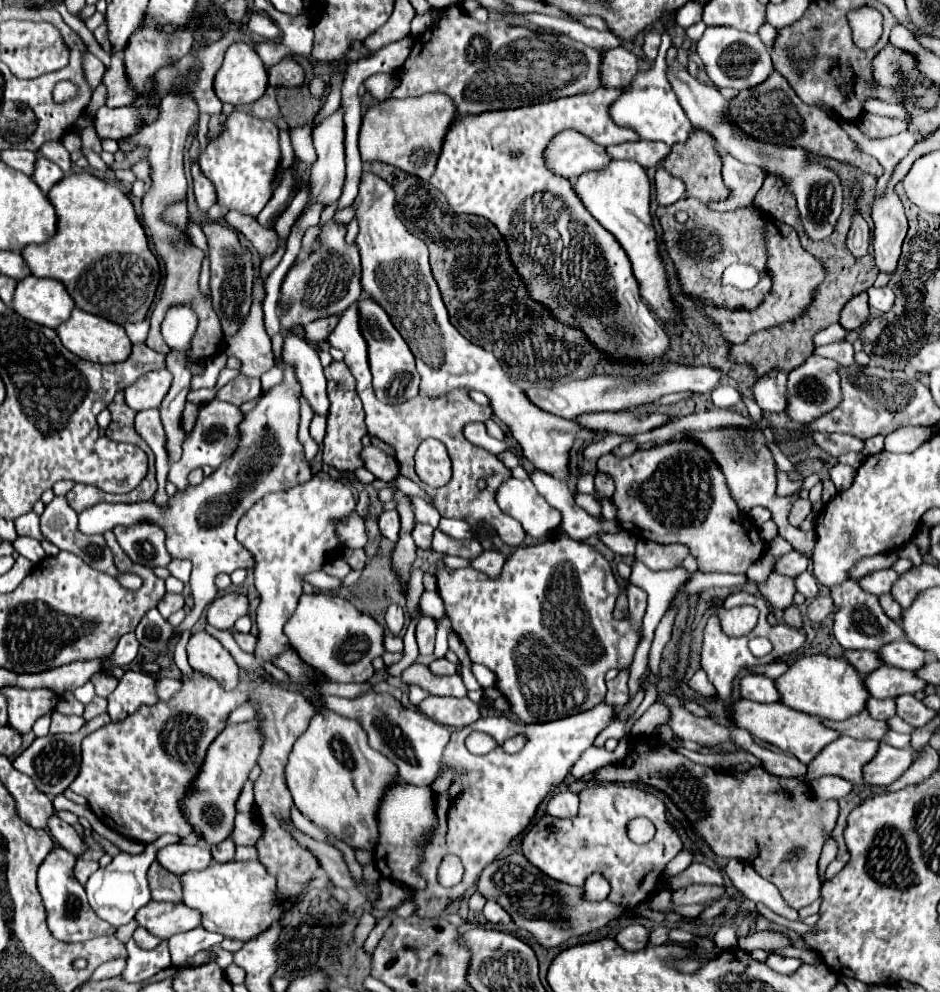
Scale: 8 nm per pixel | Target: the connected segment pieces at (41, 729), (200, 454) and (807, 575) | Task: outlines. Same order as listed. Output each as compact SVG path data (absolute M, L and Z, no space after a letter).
M49 712L49 714L45 714L45 716L41 716L41 718L39 718L35 722L32 730L36 737L43 737L49 734L51 714L52 712Z
M213 400L205 406L199 408L199 418L197 418L197 424L191 432L191 436L183 442L183 456L179 462L175 462L169 470L169 480L177 486L177 490L181 492L183 488L187 488L187 474L199 466L211 466L211 468L217 468L221 462L225 462L233 452L235 452L235 446L237 446L237 440L239 440L239 432L237 432L237 424L243 420L243 412L229 404L229 402L223 402L223 400Z
M803 572L801 576L797 576L795 584L797 584L797 590L799 590L807 600L813 600L813 598L817 596L817 592L819 592L817 580L815 580L815 576L813 576L811 572Z

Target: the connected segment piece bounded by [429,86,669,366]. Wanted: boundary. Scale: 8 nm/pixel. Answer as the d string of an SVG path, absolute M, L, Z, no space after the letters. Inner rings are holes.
M601 86L589 94L577 94L571 98L559 98L525 108L483 112L479 116L459 116L445 138L437 170L429 182L445 194L449 206L455 212L483 216L493 226L497 226L499 234L507 242L511 264L517 268L519 278L523 278L527 292L531 294L531 298L535 298L535 302L547 306L553 318L559 318L559 322L563 322L565 326L579 326L579 330L589 334L593 346L599 346L599 350L603 350L603 354L607 354L611 362L641 362L645 366L653 366L657 360L665 358L669 350L669 336L639 296L639 284L631 272L631 262L625 250L615 240L615 236L589 214L589 210L575 194L573 184L567 178L553 174L545 162L545 150L551 138L569 128L583 132L589 139L605 147L639 140L639 136L635 136L635 130L617 126L609 118L609 106L619 94L623 94L621 88ZM535 194L551 194L563 202L563 206L569 210L569 216L573 218L567 226L567 232L557 230L555 218L541 220L541 216L535 218L533 212L523 212L521 204L531 200Z

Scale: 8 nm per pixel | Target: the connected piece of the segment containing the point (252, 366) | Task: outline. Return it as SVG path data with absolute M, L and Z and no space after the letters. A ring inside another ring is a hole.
M257 278L253 288L253 306L243 322L241 330L233 338L225 338L225 352L243 362L241 374L249 378L261 378L263 372L271 370L275 360L271 354L271 340L263 328L263 278Z

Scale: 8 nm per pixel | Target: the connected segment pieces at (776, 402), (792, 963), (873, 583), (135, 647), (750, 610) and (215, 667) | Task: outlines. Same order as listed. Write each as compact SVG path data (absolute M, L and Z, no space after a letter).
M773 370L769 376L763 376L753 386L753 394L761 410L769 410L777 414L785 412L787 408L787 372Z
M769 954L767 966L773 968L775 972L781 972L781 974L793 974L801 966L801 960L799 958L785 958L779 954Z
M879 570L879 572L873 572L871 576L865 576L861 586L871 594L875 592L877 596L881 596L891 590L891 586L895 584L897 578L899 578L899 574L895 570Z
M133 632L124 634L119 639L119 644L111 656L111 662L105 664L105 668L111 666L127 666L129 662L133 662L133 658L137 656L139 650L139 642Z
M715 598L713 606L715 606L715 616L719 618L719 624L722 626L721 630L728 636L745 636L758 622L759 610L755 606L737 606L726 610L721 598Z
M205 630L191 634L187 644L187 658L193 670L217 680L225 690L235 690L239 682L239 666L219 640Z

